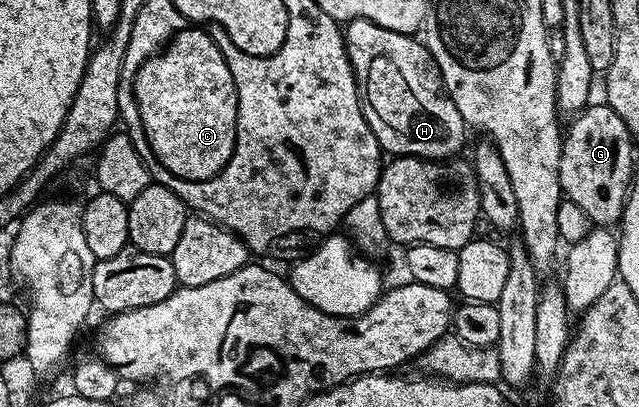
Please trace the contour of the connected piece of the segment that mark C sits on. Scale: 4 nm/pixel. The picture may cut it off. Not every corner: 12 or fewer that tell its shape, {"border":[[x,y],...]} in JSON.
{"border":[[179,29],[134,74],[157,162],[218,175],[239,96],[207,29]]}

